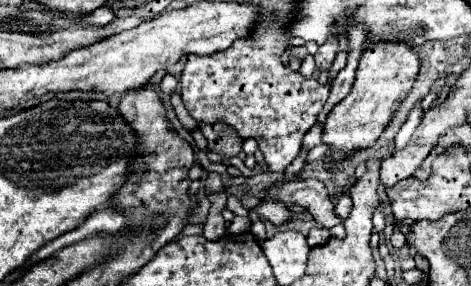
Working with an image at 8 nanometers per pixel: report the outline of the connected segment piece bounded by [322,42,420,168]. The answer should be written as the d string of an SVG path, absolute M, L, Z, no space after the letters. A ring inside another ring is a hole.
M378 42L366 48L366 52L360 58L356 80L350 94L340 104L336 104L336 108L324 122L322 142L328 146L328 160L324 162L326 168L332 168L332 162L342 162L354 152L372 148L376 144L382 130L390 124L400 102L414 86L418 68L420 68L418 54L406 44Z

